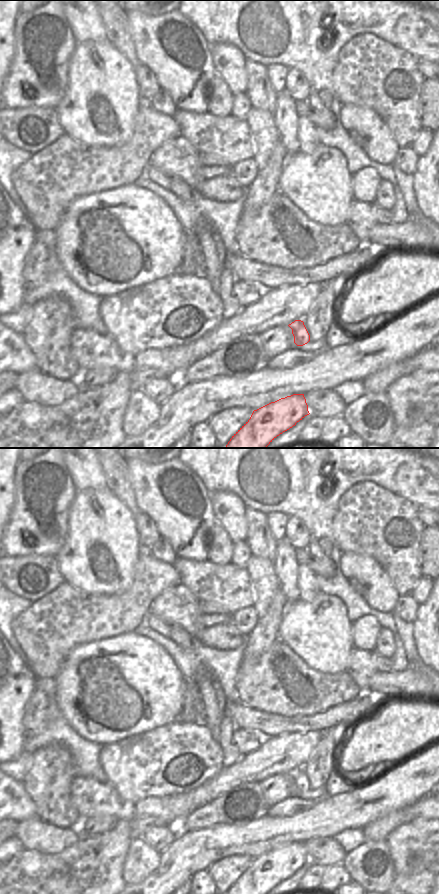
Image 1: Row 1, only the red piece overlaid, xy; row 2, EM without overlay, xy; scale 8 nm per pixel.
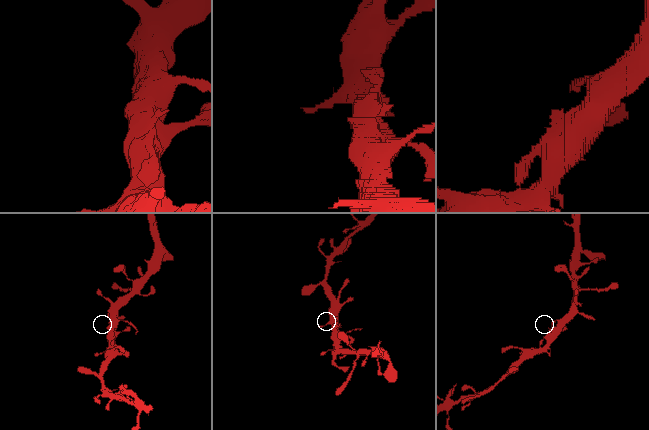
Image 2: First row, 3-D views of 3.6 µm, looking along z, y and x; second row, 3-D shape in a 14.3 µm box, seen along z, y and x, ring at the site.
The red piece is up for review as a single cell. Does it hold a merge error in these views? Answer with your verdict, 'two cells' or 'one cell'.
one cell

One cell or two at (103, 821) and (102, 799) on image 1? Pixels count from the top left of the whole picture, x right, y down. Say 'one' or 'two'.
two

